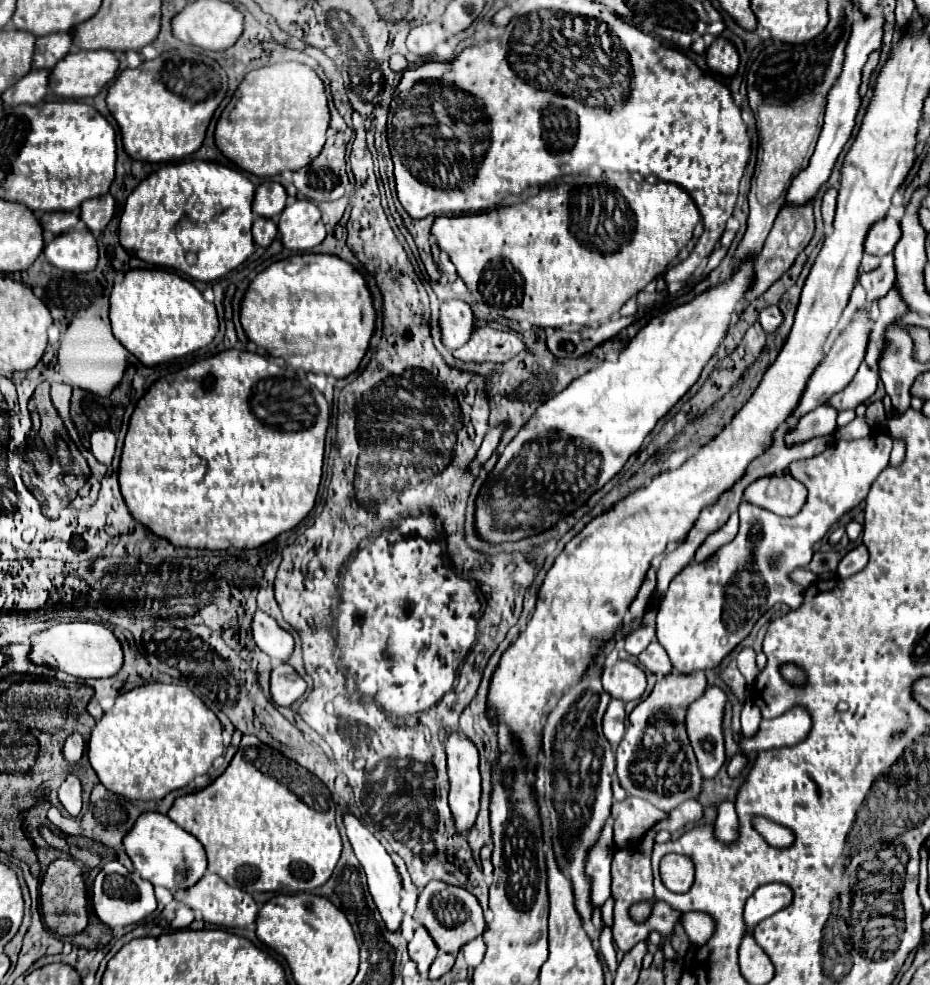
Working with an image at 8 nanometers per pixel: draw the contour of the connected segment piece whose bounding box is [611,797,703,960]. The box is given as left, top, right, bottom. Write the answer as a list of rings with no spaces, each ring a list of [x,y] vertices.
[[[627,797],[621,803],[613,803],[611,809],[611,817],[613,817],[613,829],[615,829],[615,855],[613,855],[613,863],[611,863],[611,897],[615,901],[613,907],[613,915],[615,915],[615,923],[612,926],[613,941],[619,945],[619,949],[623,949],[625,953],[629,949],[633,949],[635,943],[647,940],[650,933],[657,931],[663,939],[663,954],[666,960],[677,959],[677,953],[671,945],[671,937],[673,937],[673,929],[675,925],[681,921],[681,912],[672,909],[664,901],[656,901],[650,917],[641,923],[635,923],[629,917],[629,907],[637,901],[645,901],[653,897],[653,875],[651,875],[651,853],[643,853],[639,851],[639,843],[641,839],[659,823],[663,821],[663,827],[667,827],[671,833],[685,827],[687,823],[699,823],[703,819],[703,807],[699,801],[689,799],[685,803],[681,803],[677,809],[665,813],[657,807],[653,807],[649,801],[639,799],[639,797]]]

